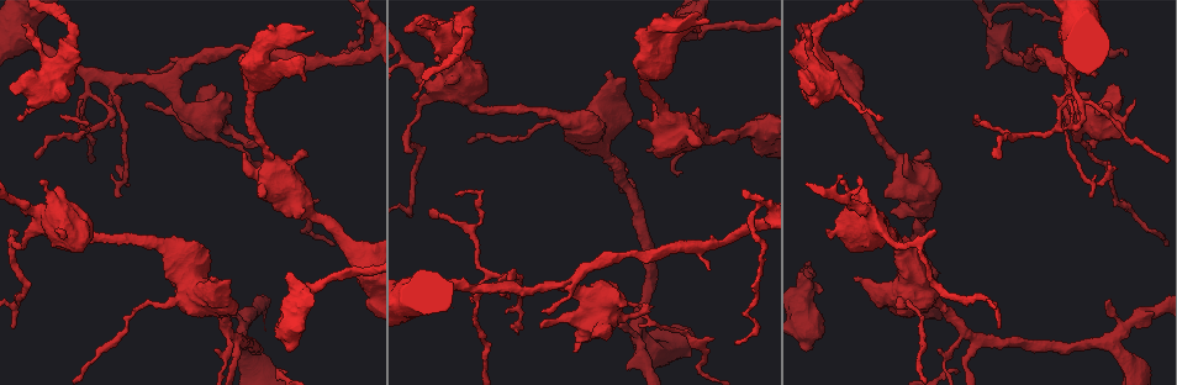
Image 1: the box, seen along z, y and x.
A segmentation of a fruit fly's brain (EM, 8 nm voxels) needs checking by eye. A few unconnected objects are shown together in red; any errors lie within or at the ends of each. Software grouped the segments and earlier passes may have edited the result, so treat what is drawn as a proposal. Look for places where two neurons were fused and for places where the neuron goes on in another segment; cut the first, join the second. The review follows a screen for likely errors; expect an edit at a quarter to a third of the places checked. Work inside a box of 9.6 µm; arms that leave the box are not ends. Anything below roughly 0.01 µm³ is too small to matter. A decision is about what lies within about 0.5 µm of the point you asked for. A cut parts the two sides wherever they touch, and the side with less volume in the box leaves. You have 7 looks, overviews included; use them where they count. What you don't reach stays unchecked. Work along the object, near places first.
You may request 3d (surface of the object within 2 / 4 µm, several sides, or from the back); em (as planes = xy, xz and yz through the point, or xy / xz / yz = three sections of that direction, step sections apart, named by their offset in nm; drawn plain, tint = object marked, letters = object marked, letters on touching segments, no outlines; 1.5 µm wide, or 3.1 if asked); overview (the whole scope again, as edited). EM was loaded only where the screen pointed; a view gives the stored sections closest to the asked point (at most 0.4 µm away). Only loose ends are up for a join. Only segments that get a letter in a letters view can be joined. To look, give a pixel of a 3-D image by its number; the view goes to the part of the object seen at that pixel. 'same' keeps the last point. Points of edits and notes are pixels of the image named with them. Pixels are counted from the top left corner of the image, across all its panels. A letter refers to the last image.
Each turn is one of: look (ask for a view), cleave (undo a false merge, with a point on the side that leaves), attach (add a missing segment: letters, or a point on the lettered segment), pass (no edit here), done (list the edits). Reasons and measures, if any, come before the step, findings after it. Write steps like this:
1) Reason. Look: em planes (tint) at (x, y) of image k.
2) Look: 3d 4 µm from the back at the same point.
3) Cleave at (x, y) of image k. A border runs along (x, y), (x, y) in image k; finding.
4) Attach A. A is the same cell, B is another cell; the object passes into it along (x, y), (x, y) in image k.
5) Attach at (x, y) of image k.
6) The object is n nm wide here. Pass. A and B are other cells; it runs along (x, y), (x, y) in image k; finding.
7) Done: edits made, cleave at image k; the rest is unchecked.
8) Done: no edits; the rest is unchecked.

An open end. Look: 3d 4 µm from the back at (904, 153) of image 1.

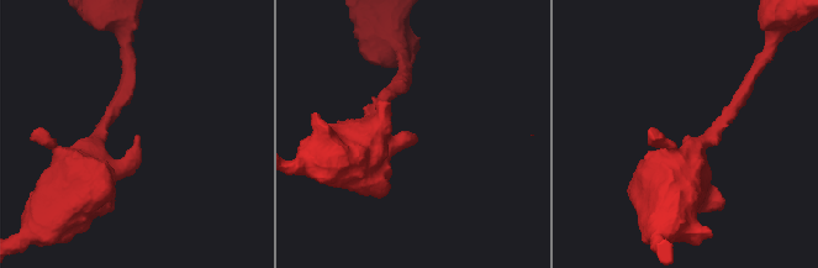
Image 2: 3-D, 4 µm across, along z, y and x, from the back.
Now the EM. Look: em planes (letters) at (136, 138) of image 2.

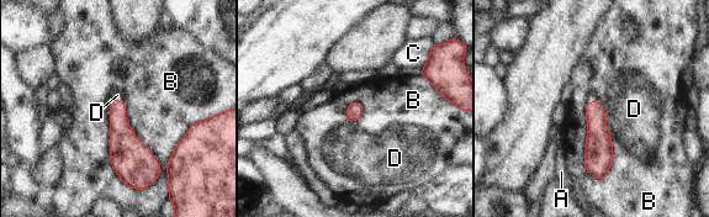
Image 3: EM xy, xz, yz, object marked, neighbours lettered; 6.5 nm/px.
Pass. A, B, C and D are other cells; a border runs along (114, 99), (110, 164), (142, 190) in image 3; no lettered segment goes on from it.

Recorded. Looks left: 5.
Thin end. Look: 3d 2 µm at (432, 210) of image 1.

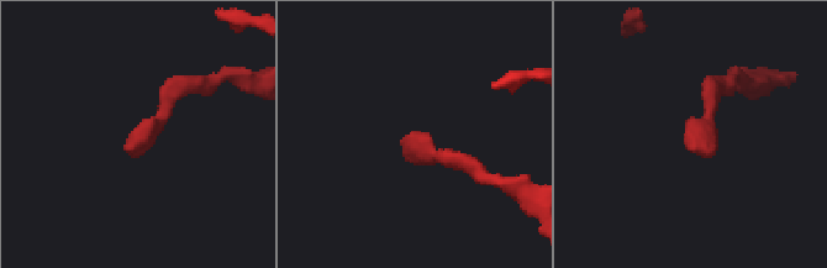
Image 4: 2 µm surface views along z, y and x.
Look: em planes (plain) at (124, 145) of image 4.

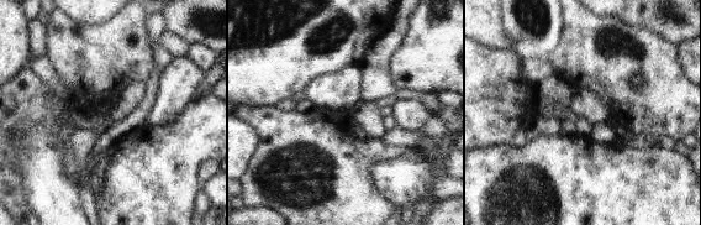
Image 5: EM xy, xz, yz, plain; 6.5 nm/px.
Look: em planes (letters) at the same point.

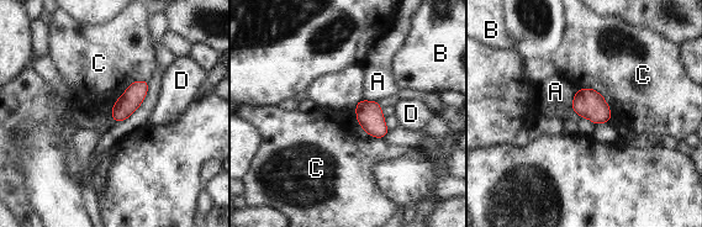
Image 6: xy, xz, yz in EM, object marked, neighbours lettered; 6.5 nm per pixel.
The object is 140 nm wide here. Pass. A, B, C and D are other cells; a border runs along (147, 80), (135, 80), (112, 104) in image 6; none of them fits.

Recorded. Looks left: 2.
Branch stops here. Look: em planes (letters) at (17, 232) of image 1.

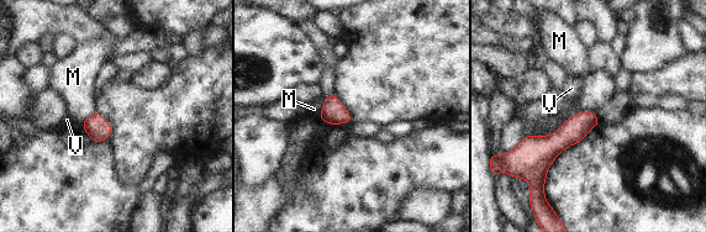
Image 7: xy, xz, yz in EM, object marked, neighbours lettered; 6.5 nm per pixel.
Pass. M and V are other cells; a border runs along (325, 98), (325, 104), (319, 115) in image 7; none of them fits.

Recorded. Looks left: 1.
Done: no edits; the rest is unchecked.

